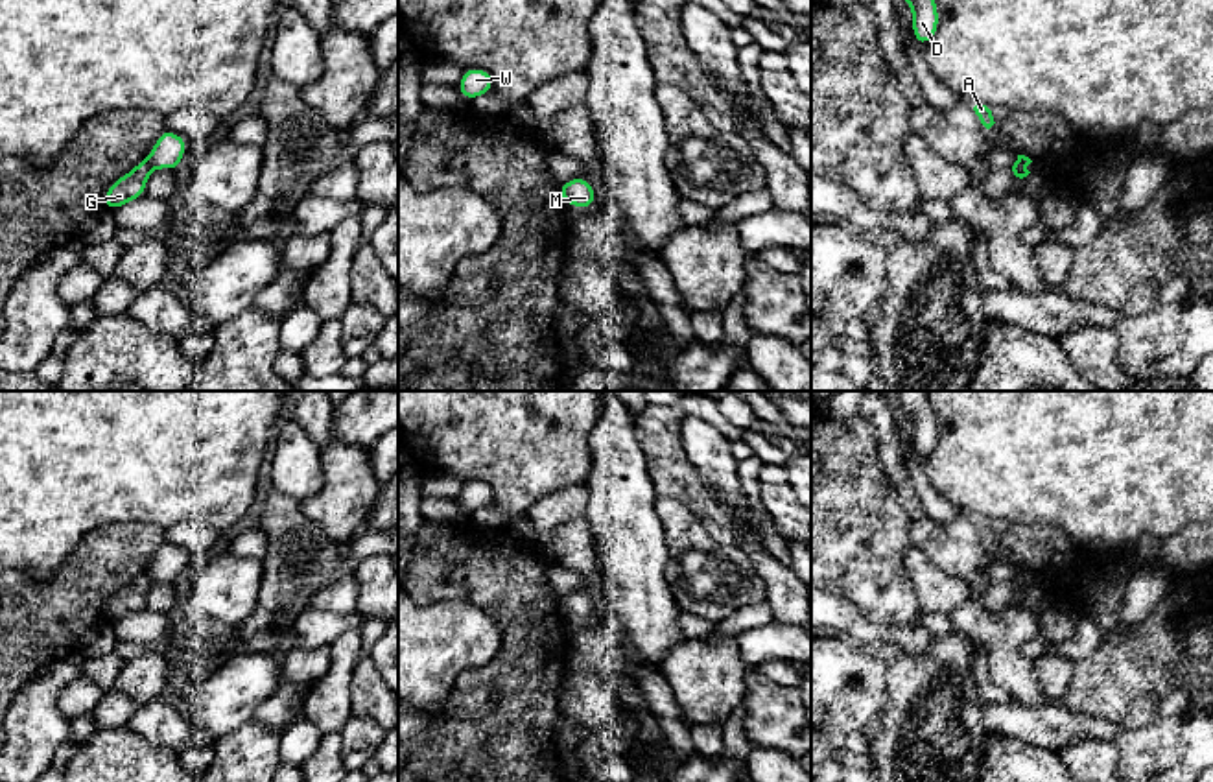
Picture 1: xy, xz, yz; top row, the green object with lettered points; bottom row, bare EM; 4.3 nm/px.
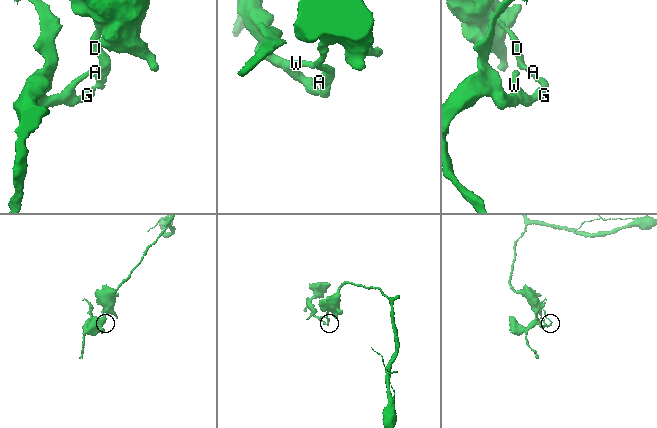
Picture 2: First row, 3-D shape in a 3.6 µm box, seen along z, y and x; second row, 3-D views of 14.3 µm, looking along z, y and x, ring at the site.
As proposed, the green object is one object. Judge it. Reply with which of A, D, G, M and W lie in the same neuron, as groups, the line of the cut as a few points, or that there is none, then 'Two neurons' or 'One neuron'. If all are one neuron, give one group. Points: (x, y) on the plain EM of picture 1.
Groups: A D M / G W. Split along xy (146, 572), (153, 581). Two neurons

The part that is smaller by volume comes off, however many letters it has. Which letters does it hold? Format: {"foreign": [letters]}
{"foreign": ["G", "W"]}

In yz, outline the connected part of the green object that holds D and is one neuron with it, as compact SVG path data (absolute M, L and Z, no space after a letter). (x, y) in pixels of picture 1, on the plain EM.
M896 391L901 409L913 421L913 448L918 459L927 457L938 444L938 421L924 391Z

